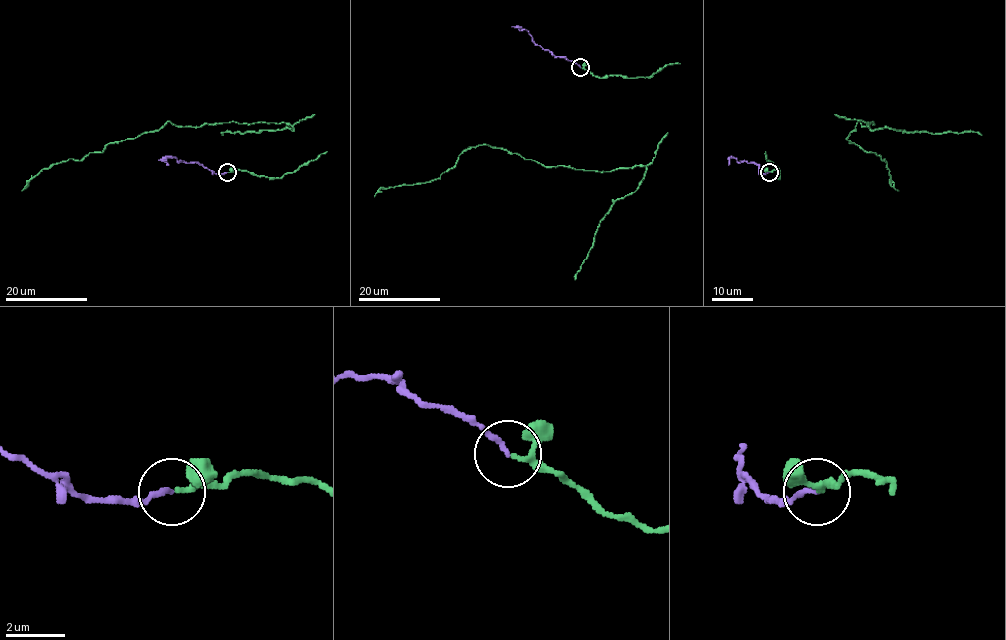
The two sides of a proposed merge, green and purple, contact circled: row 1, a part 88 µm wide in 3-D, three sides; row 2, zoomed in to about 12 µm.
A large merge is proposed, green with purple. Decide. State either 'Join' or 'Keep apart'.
Join

